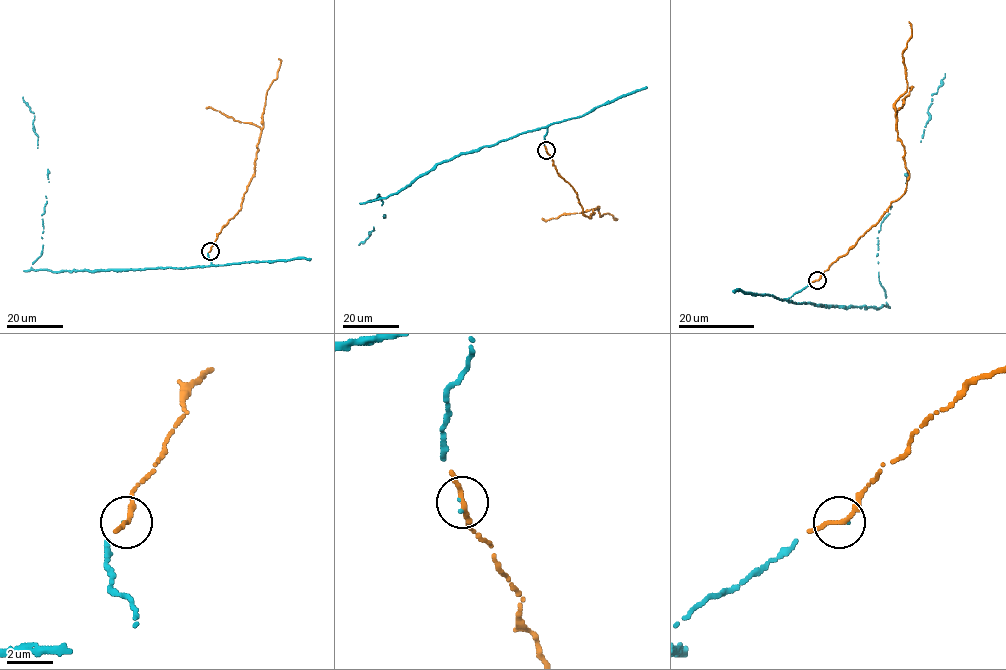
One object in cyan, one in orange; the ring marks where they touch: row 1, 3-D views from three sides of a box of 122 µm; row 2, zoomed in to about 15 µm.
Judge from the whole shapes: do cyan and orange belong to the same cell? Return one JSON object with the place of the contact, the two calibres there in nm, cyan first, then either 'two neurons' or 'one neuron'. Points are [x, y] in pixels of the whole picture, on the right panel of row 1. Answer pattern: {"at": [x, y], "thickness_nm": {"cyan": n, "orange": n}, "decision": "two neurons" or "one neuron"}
{"at": [817, 280], "thickness_nm": {"cyan": 50, "orange": 200}, "decision": "one neuron"}

